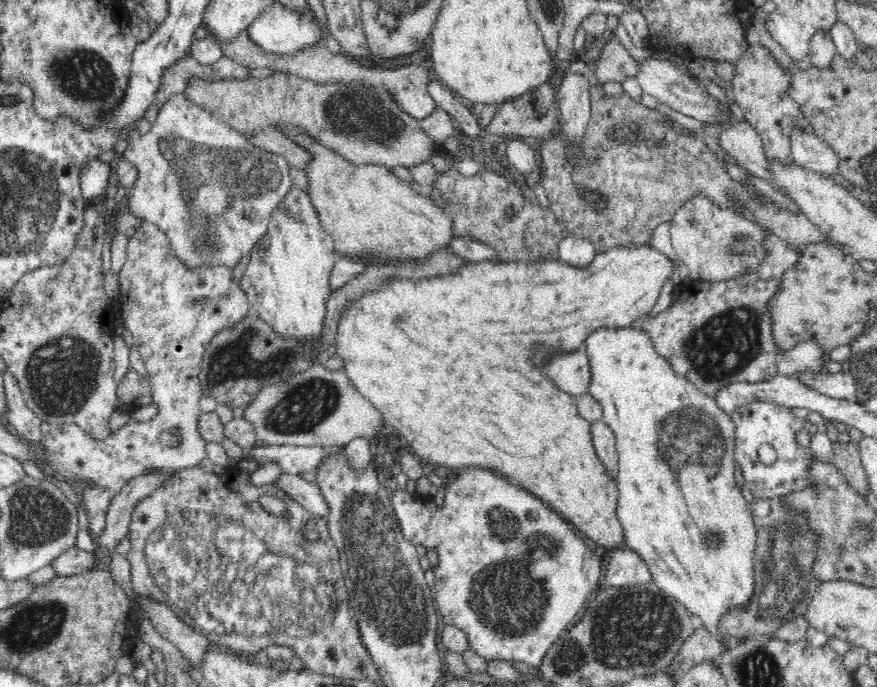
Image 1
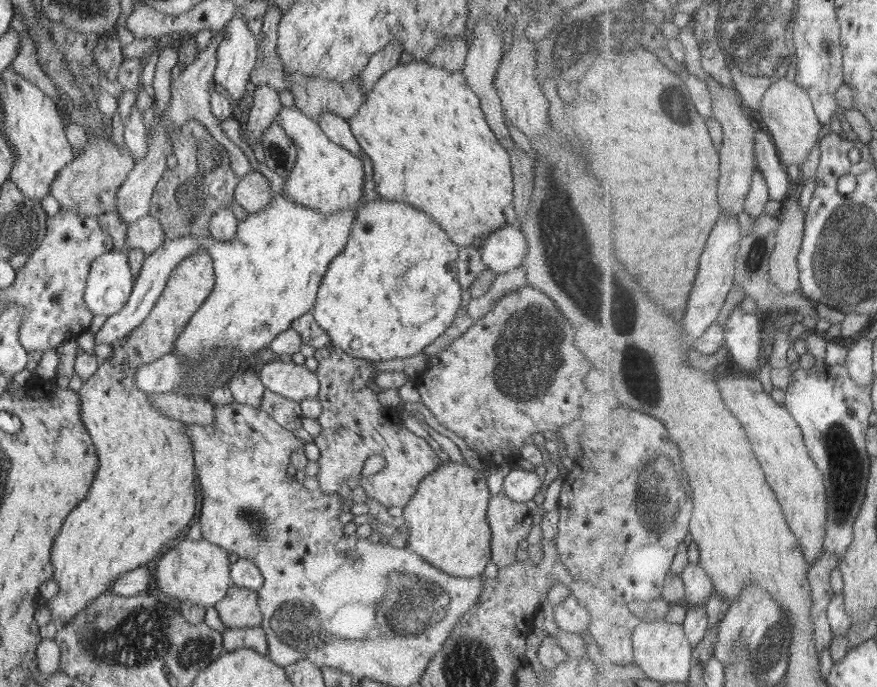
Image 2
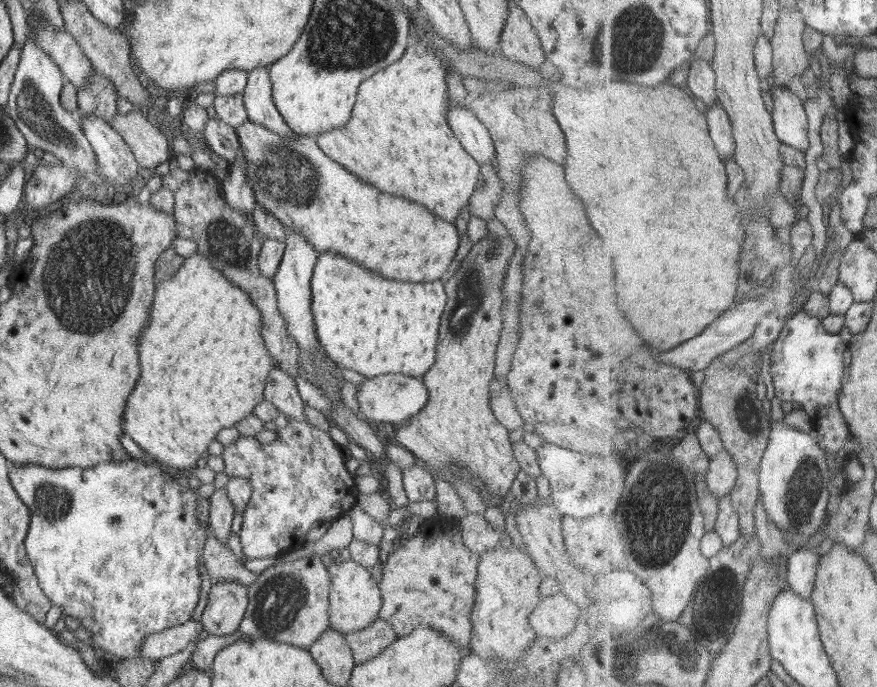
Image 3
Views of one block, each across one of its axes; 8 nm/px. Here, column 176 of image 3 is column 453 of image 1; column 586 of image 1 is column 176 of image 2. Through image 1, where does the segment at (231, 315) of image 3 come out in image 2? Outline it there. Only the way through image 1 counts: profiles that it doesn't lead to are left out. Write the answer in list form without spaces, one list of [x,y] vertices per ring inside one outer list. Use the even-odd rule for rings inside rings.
[[[201,248],[195,249],[194,253],[174,266],[163,290],[139,326],[123,340],[109,344],[112,355],[103,360],[87,380],[82,381],[78,390],[81,423],[95,447],[97,470],[87,496],[61,523],[51,546],[52,580],[57,583],[57,593],[51,599],[44,600],[51,621],[60,620],[65,625],[100,594],[107,593],[120,574],[141,567],[151,558],[159,556],[159,552],[167,549],[169,542],[187,528],[195,514],[195,463],[187,425],[153,409],[147,394],[135,386],[133,375],[135,369],[171,352],[172,342],[211,292],[213,285],[211,257]]]

